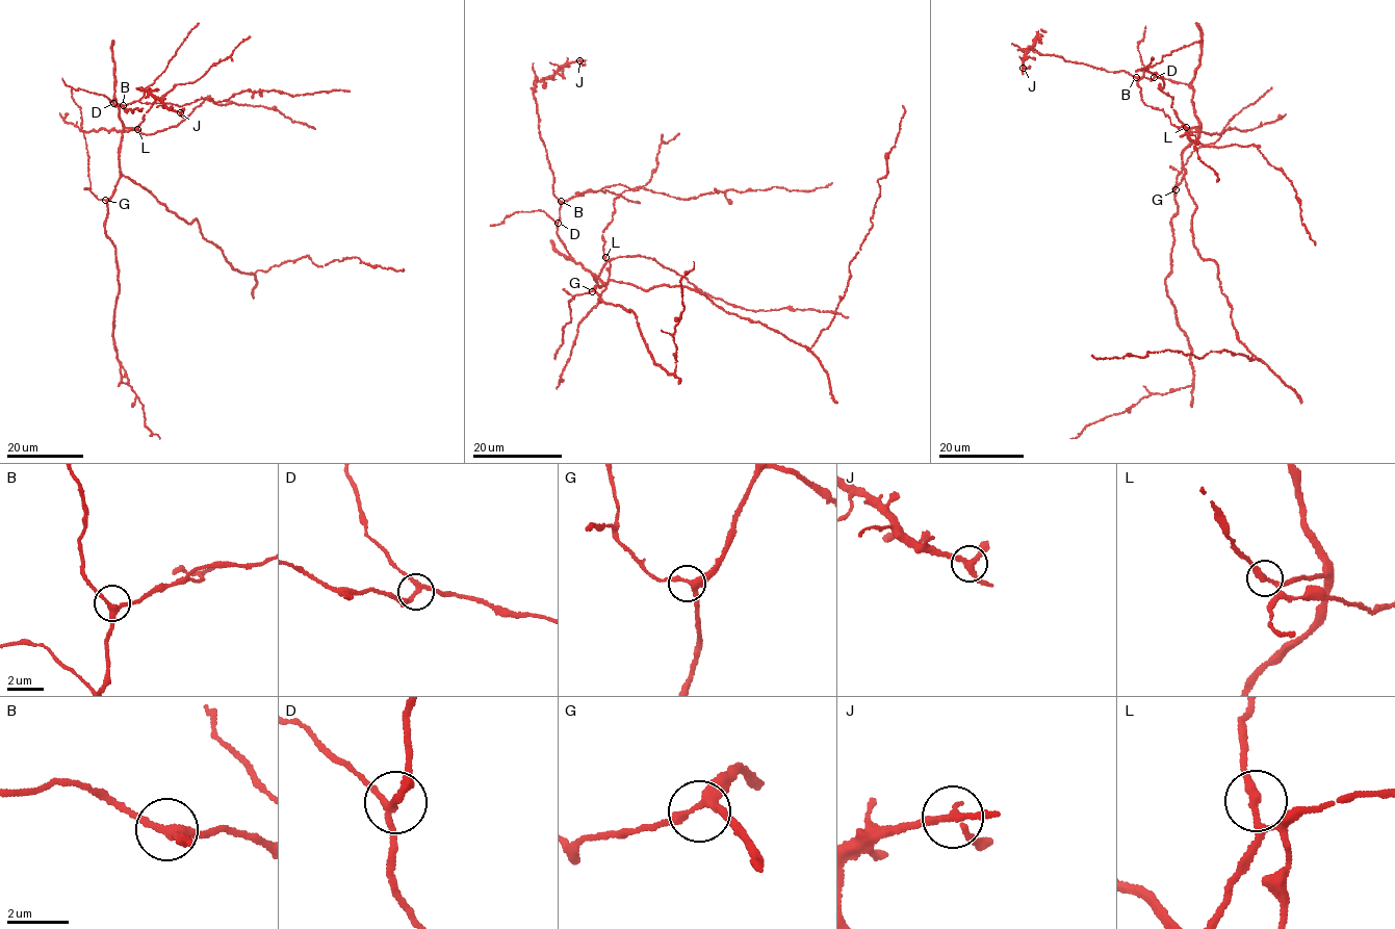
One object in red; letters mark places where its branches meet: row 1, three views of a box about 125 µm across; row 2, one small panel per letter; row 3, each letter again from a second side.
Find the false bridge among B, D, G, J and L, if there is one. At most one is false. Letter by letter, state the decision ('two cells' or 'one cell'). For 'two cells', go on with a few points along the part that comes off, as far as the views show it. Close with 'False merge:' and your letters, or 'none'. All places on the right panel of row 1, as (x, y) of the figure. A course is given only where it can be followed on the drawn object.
B: one cell
D: one cell
G: one cell
J: one cell
L: one cell
False merge: none

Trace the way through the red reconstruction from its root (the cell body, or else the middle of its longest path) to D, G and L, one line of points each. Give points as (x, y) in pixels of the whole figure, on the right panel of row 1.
D: (1193, 200), (1183, 175), (1182, 154), (1199, 131), (1199, 121), (1192, 100), (1193, 91), (1187, 84), (1154, 77)
G: (1193, 200), (1185, 173), (1181, 182), (1174, 186), (1176, 189)
L: (1193, 200), (1183, 175), (1182, 154), (1185, 147), (1196, 138), (1200, 127), (1186, 127)

